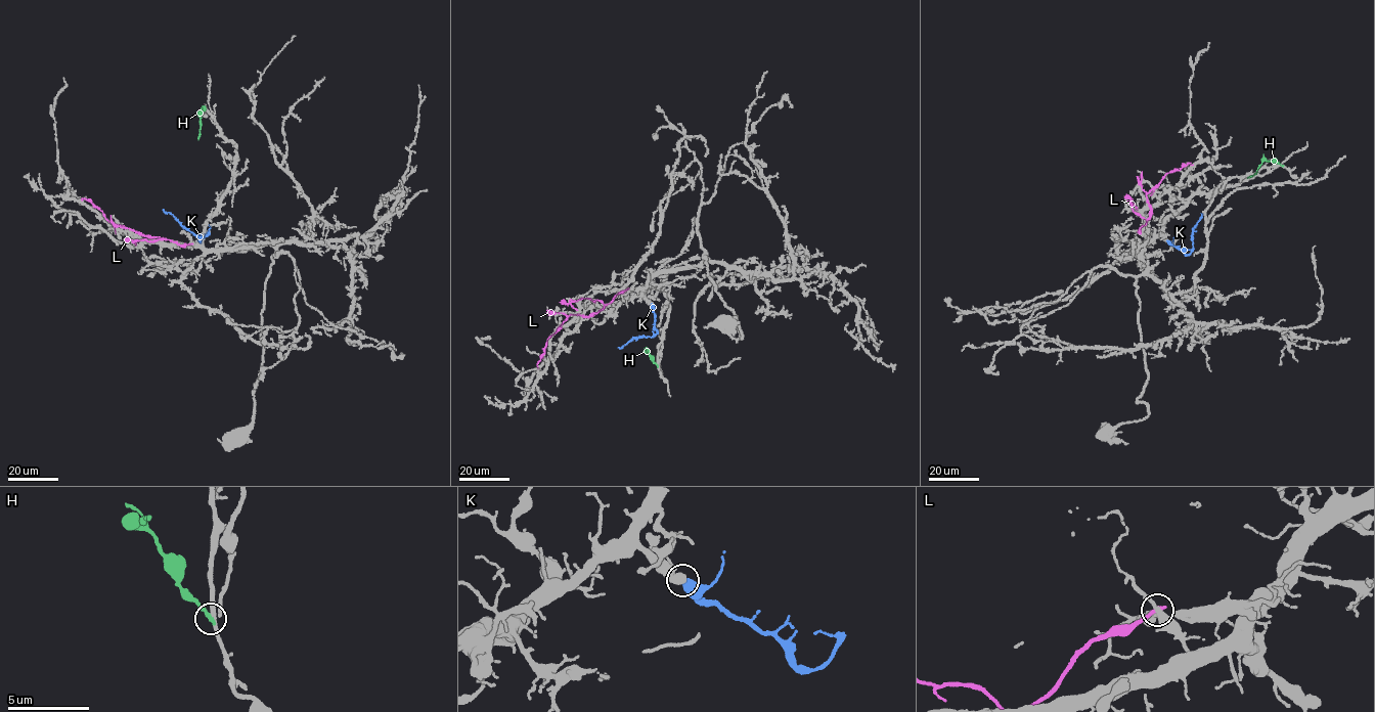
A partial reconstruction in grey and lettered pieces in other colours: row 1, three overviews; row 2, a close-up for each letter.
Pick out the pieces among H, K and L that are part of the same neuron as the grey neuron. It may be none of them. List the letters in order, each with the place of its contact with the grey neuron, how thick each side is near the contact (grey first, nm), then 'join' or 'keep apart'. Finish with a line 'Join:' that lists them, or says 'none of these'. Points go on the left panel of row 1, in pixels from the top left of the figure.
H: contact (205, 109); calibres 280 and 260 nm; keep apart
K: contact (208, 232); calibres 420 and 600 nm; join
L: contact (191, 243); calibres 340 and 280 nm; keep apart
Join: K

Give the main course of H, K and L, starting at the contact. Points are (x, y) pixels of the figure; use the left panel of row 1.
H: (205, 109), (201, 114), (198, 139)
K: (208, 232), (201, 241), (163, 209)
L: (191, 243), (181, 246), (168, 239), (149, 237), (111, 222), (91, 202), (82, 199)

